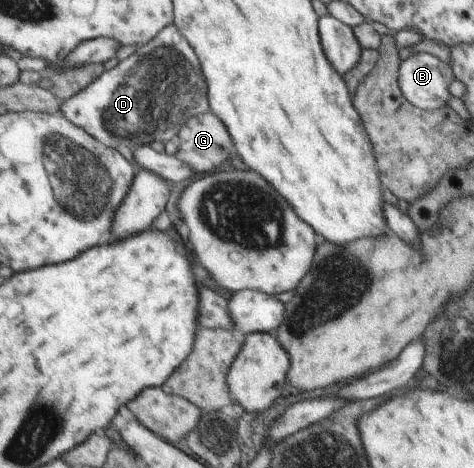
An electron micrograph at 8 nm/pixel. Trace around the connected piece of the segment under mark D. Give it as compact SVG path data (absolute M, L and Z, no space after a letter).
M169 25L156 35L150 42L139 46L126 60L120 61L111 70L105 70L95 81L84 90L63 101L60 113L72 124L83 128L90 136L109 147L120 143L128 144L131 148L138 145L148 145L152 141L164 144L175 140L177 131L189 118L197 117L209 110L207 103L207 85L205 77L199 69L199 61L185 41L185 37Z

